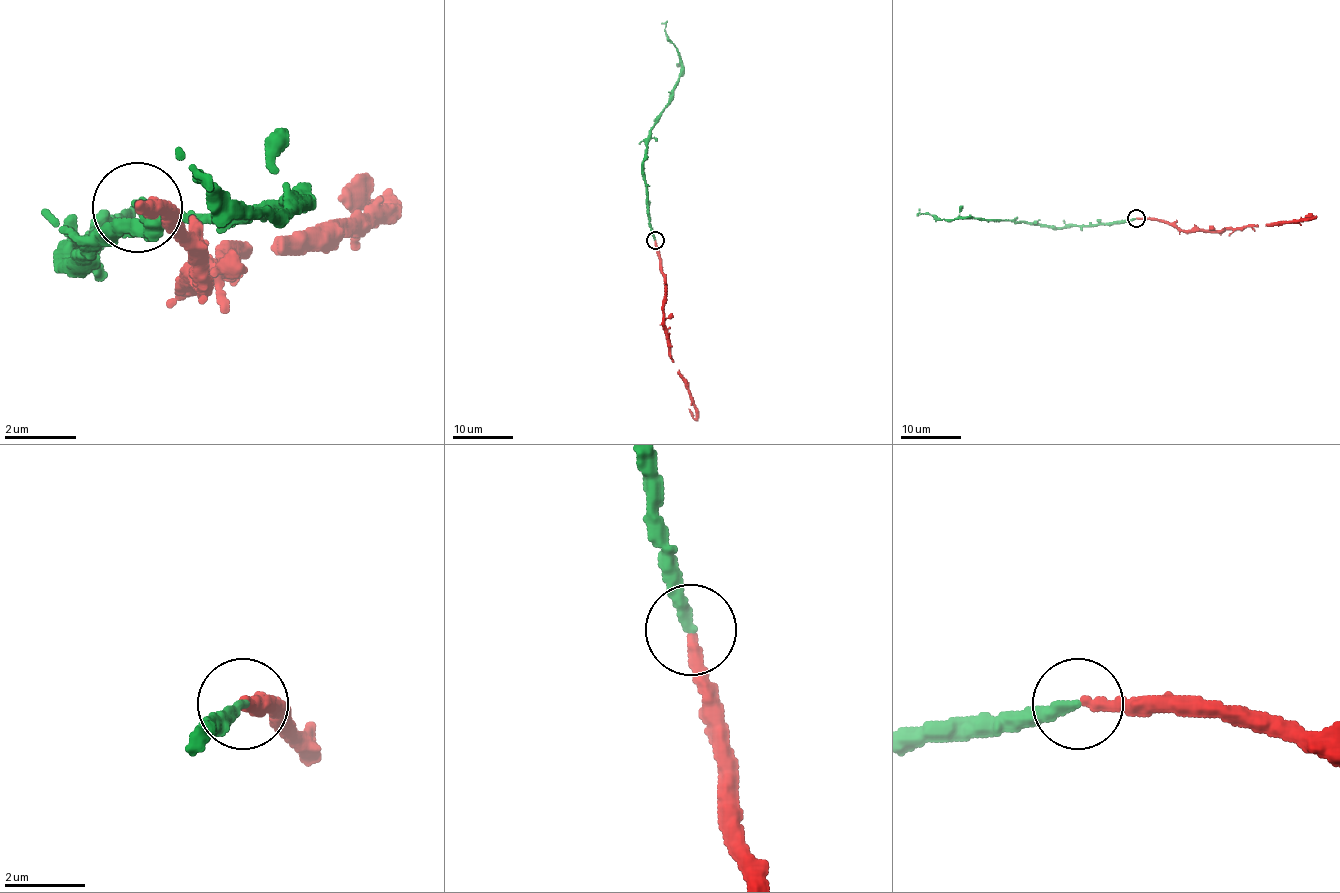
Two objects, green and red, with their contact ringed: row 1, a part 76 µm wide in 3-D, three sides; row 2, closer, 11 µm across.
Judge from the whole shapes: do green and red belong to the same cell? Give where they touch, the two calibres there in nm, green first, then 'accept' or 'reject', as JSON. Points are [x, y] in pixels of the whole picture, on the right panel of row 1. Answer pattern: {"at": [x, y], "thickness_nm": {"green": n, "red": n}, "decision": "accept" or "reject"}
{"at": [1136, 218], "thickness_nm": {"green": 280, "red": 280}, "decision": "accept"}

